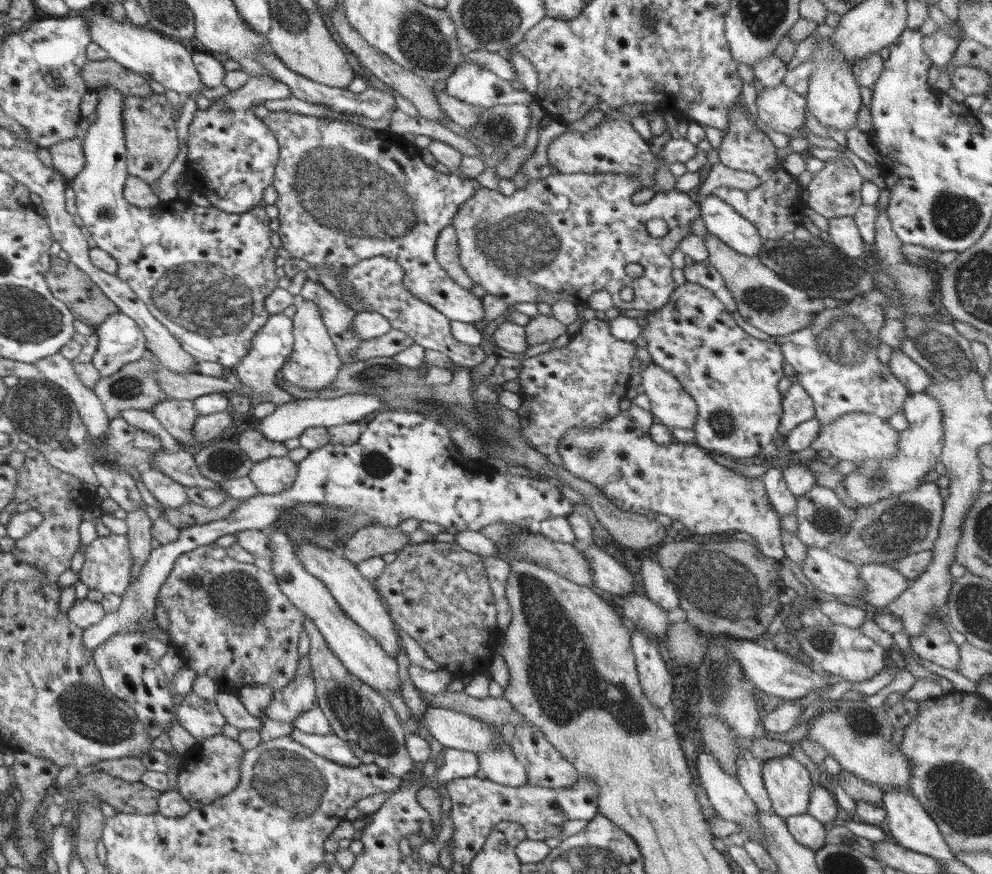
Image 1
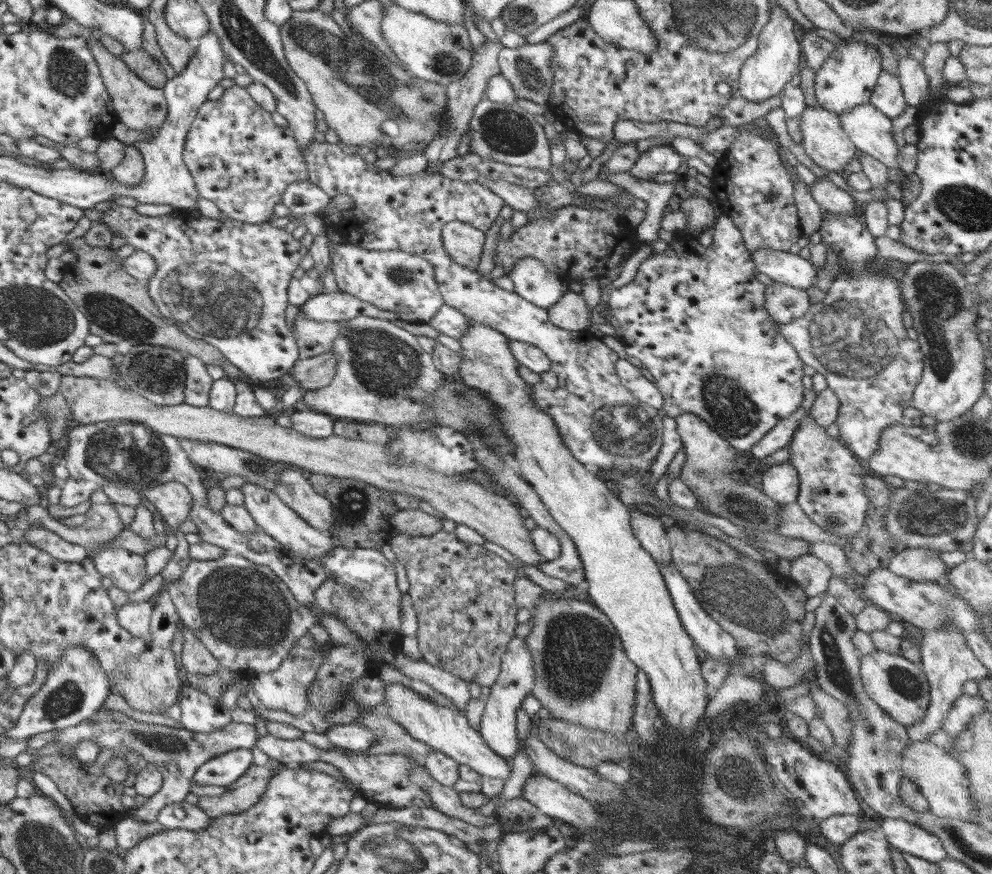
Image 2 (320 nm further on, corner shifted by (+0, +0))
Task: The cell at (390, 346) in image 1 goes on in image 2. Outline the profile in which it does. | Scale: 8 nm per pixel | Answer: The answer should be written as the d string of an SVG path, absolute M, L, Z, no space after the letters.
M331 350L312 358L298 359L290 370L301 390L317 390L328 386L337 369L337 354Z

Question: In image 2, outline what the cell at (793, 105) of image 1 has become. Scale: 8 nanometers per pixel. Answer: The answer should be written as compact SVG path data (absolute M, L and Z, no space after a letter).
M807 106L800 116L802 142L804 152L820 168L839 175L847 173L847 164L854 158L857 148L848 138L847 132L841 127L839 116L820 106Z

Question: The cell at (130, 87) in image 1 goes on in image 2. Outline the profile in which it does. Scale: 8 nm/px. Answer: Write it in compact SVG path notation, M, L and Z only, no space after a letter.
M136 49L133 51L124 51L120 60L139 76L146 84L154 88L162 89L167 83L167 76L162 70L162 66L155 61L145 50Z

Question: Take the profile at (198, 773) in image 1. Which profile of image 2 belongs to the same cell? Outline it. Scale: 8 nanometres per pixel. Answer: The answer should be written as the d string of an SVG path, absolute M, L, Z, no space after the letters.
M252 764L236 780L236 783L226 787L227 791L222 796L202 796L196 806L204 810L204 814L212 819L228 814L244 813L248 808L256 805L266 793L272 774L272 770L267 766Z

